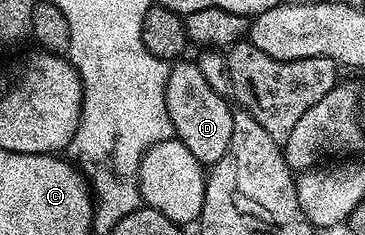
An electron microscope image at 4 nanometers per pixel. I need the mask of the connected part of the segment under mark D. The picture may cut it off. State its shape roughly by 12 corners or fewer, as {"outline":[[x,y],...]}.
{"outline":[[194,61],[169,66],[166,112],[201,165],[230,145],[233,108]]}

